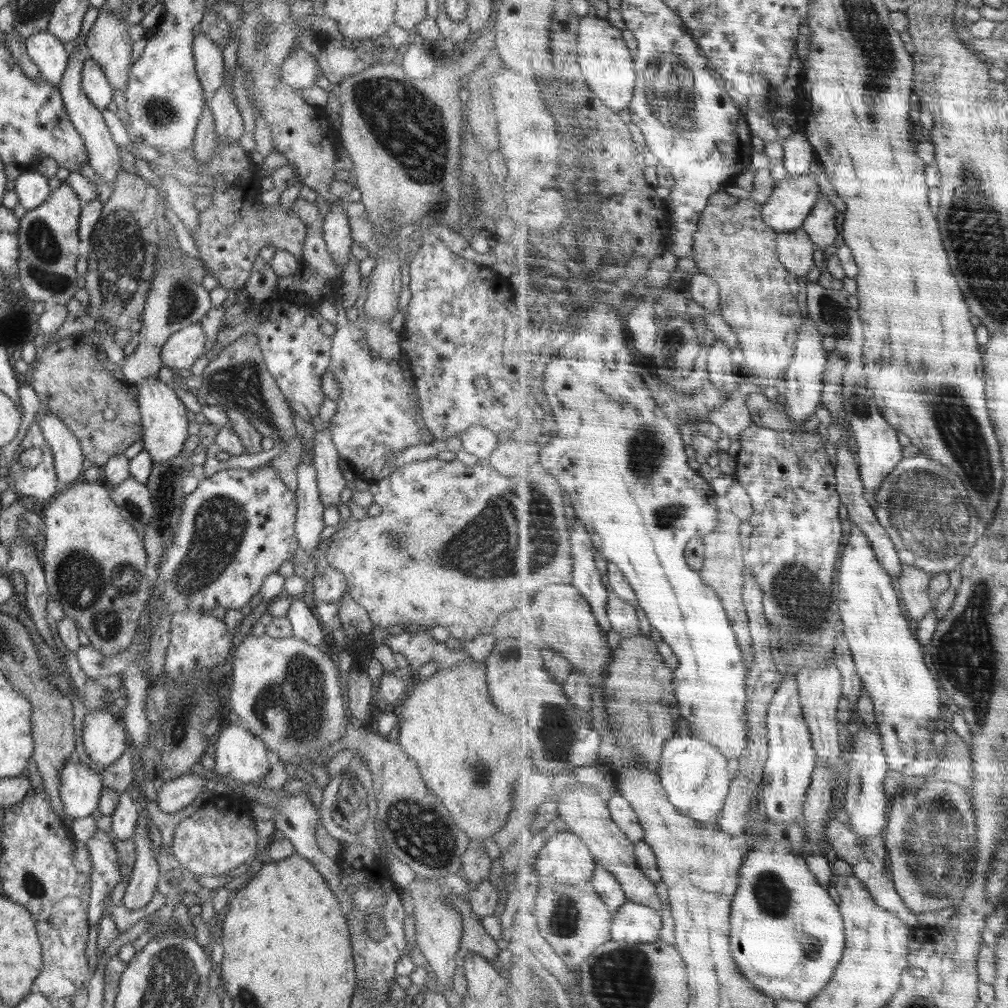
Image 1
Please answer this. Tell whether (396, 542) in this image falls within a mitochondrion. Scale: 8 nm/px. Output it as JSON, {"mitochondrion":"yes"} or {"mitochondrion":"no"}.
{"mitochondrion":"yes"}

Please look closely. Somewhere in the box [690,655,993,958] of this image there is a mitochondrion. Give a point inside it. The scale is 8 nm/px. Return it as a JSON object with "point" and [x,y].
{"point":[936,843]}

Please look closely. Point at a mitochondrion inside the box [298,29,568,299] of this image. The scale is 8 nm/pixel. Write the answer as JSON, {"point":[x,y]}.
{"point":[389,109]}

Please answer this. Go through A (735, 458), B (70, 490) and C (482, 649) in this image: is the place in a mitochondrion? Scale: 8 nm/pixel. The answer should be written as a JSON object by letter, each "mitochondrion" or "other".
{"A":"other","B":"other","C":"other"}

